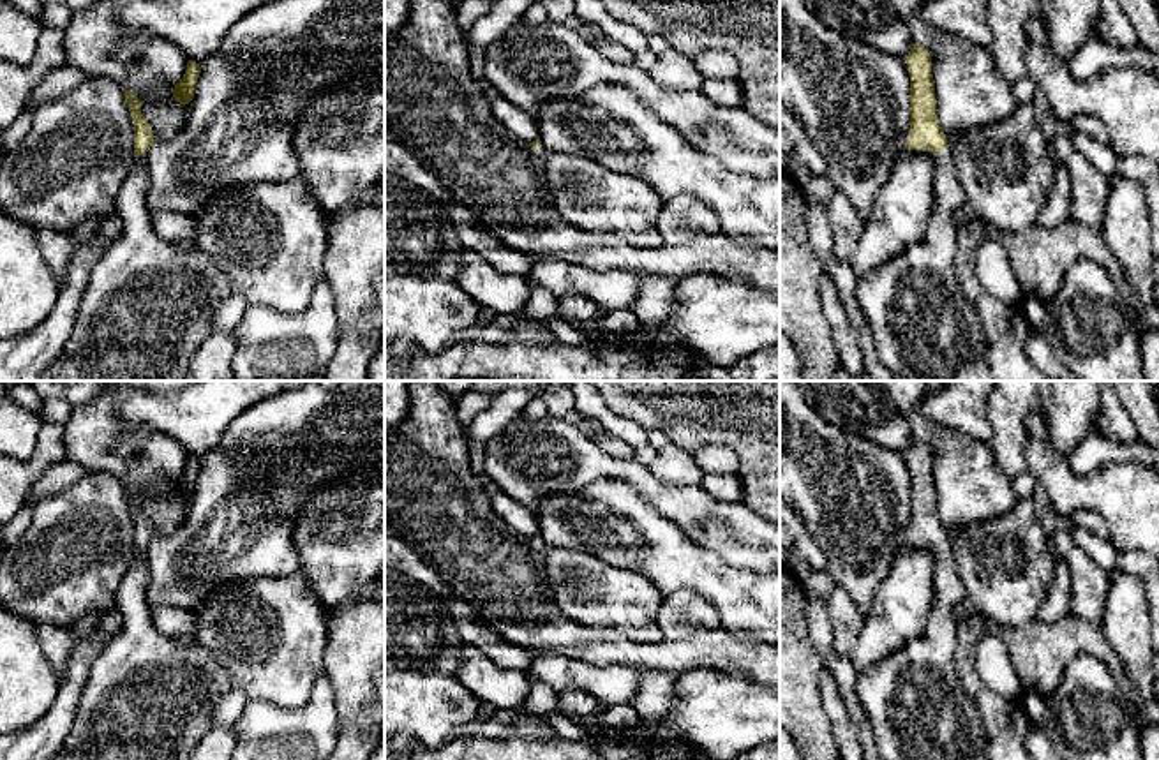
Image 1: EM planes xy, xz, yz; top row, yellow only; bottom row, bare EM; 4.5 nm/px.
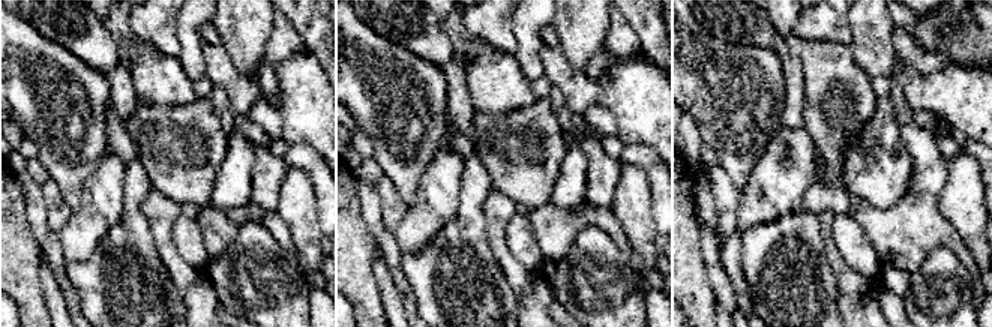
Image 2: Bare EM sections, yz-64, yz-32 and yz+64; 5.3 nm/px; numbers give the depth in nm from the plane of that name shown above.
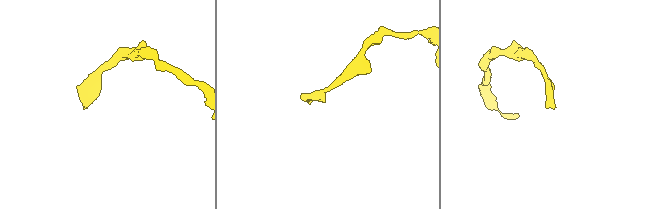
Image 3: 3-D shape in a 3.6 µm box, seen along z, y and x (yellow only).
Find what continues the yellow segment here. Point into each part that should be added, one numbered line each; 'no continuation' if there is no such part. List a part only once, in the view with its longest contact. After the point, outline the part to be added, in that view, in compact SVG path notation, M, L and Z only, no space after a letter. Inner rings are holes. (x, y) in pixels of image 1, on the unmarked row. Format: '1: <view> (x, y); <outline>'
1: yz (914, 699); M944 543L935 548L933 603L923 635L859 675L857 697L884 760L988 760L981 716L956 668L953 612L963 598L953 548Z

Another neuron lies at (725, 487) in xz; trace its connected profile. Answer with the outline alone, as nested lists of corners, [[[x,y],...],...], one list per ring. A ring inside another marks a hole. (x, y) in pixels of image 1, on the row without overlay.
[[[704,474],[700,487],[720,501],[743,501],[743,483],[737,474]]]

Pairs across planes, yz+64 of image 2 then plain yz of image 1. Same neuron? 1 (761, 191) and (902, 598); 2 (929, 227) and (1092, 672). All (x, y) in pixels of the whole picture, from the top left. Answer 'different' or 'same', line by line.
1: same
2: different

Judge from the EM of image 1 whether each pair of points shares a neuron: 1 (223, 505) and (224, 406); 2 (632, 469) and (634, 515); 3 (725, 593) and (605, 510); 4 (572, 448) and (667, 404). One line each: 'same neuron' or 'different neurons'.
1: different neurons
2: different neurons
3: same neuron
4: different neurons

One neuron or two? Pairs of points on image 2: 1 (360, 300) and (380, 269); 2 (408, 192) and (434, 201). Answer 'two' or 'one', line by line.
1: two
2: two

